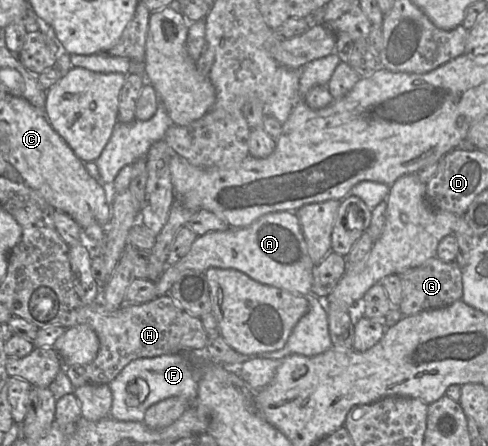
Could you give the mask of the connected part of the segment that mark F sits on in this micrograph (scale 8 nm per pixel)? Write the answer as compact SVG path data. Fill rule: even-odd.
M184 353L164 354L153 358L138 358L129 362L108 384L112 393L110 417L118 421L143 422L146 410L153 404L172 396L180 396L189 403L195 402L197 381L195 363L191 363ZM136 379L143 379L148 386L148 394L139 404L130 407L126 404L129 396L137 397L133 390Z

